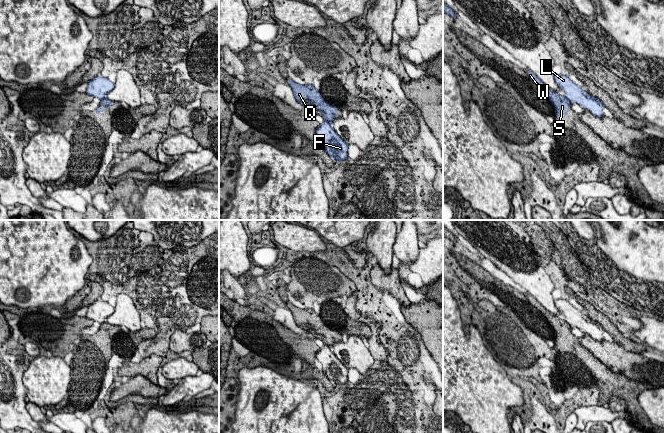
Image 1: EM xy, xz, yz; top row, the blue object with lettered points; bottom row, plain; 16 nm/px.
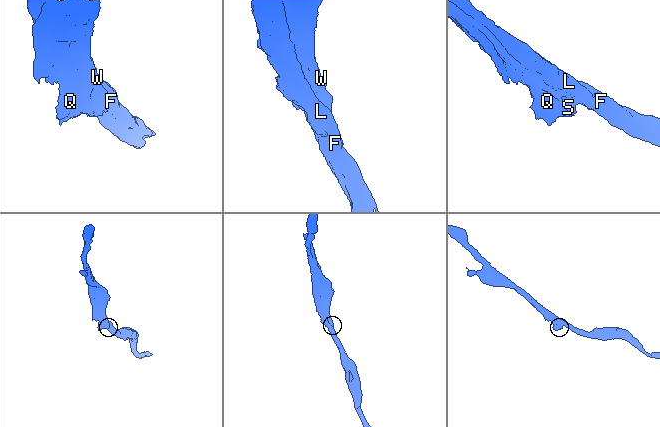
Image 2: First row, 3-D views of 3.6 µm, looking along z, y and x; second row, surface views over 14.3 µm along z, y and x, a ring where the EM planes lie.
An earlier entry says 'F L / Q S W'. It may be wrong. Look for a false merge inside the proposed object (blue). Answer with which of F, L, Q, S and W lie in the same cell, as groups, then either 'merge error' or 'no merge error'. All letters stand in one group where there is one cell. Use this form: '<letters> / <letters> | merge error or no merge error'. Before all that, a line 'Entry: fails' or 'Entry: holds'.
Entry: holds
F L / Q S W | merge error

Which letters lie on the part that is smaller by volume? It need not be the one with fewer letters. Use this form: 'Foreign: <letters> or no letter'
Foreign: Q, S, W

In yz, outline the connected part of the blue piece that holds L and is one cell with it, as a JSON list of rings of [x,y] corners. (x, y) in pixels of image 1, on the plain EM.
[[[565,299],[554,300],[555,306],[560,313],[564,315],[564,321],[571,327],[577,327],[584,333],[589,333],[590,336],[598,341],[603,341],[603,333],[605,330],[590,317],[586,317],[580,310],[576,309],[570,302]]]

